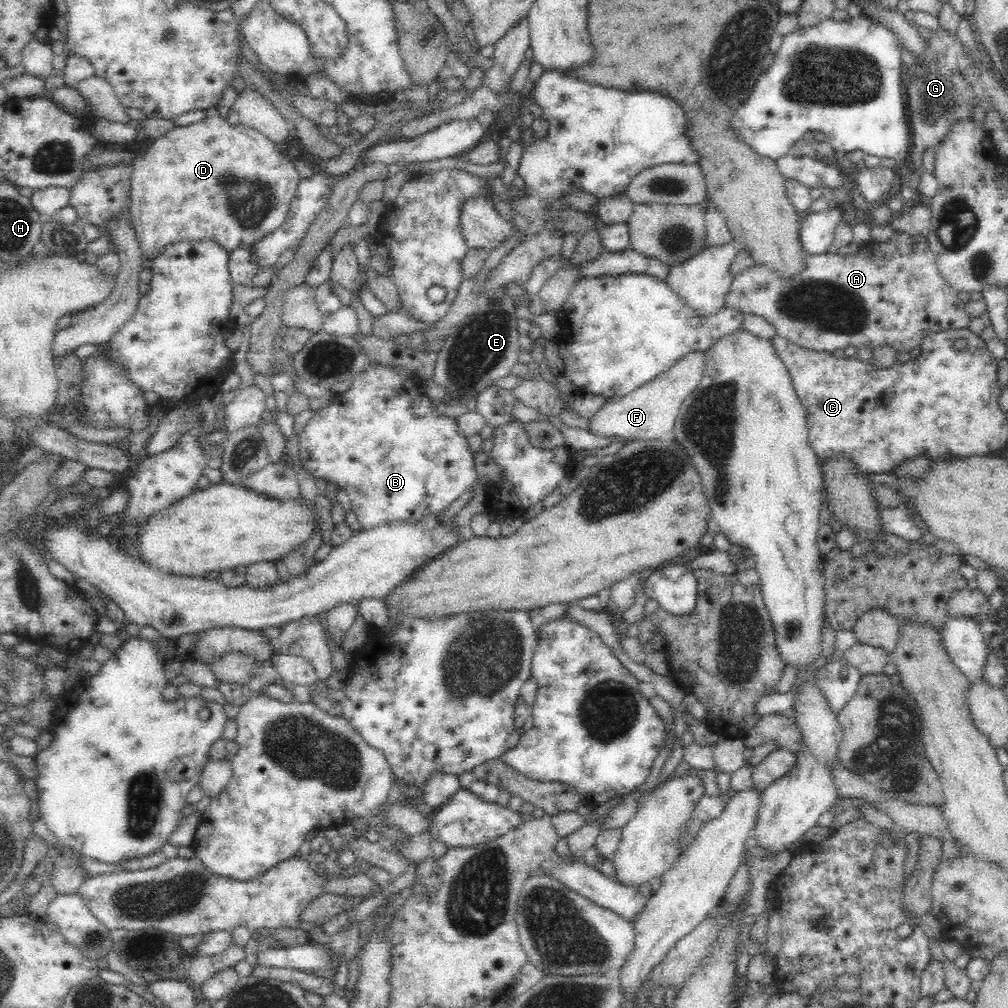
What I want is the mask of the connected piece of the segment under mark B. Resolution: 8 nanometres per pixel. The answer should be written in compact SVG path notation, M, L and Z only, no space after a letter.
M368 362L366 368L364 368L364 372L360 372L360 374L356 374L352 378L350 389L342 393L333 394L332 402L326 407L316 410L314 416L306 423L304 429L299 434L299 461L302 462L303 466L314 477L323 478L326 481L338 484L340 489L345 490L351 500L352 510L355 512L361 528L364 530L374 528L374 526L382 526L382 524L388 524L388 522L394 522L394 520L403 520L404 522L406 520L408 522L415 520L418 522L418 520L430 518L430 516L438 516L454 500L458 500L464 492L468 492L477 479L474 453L468 447L467 438L457 432L457 424L455 423L454 417L446 417L445 415L438 415L436 413L436 409L430 404L431 398L426 395L421 386L422 382L418 378L418 375L410 373L410 370L406 367L406 363L397 366L397 364Z

